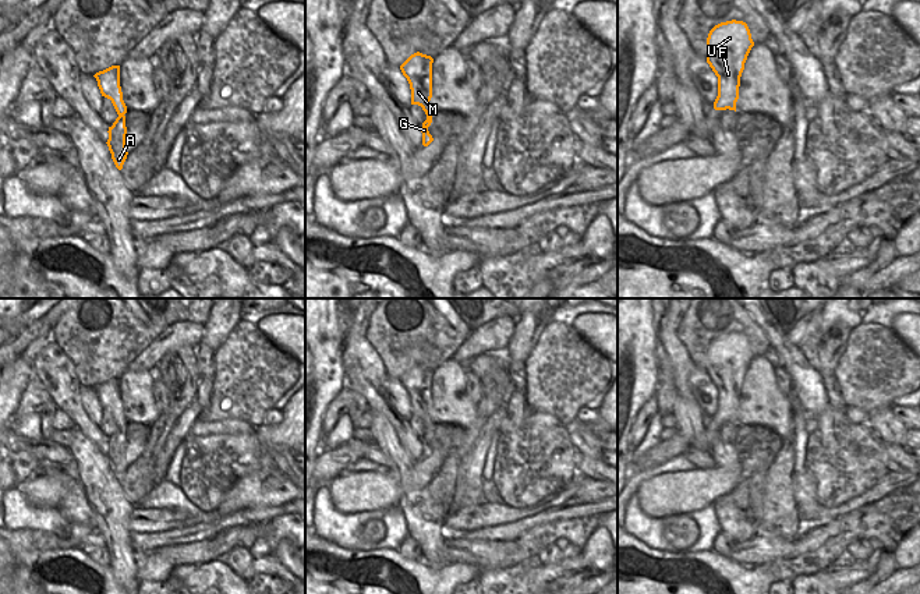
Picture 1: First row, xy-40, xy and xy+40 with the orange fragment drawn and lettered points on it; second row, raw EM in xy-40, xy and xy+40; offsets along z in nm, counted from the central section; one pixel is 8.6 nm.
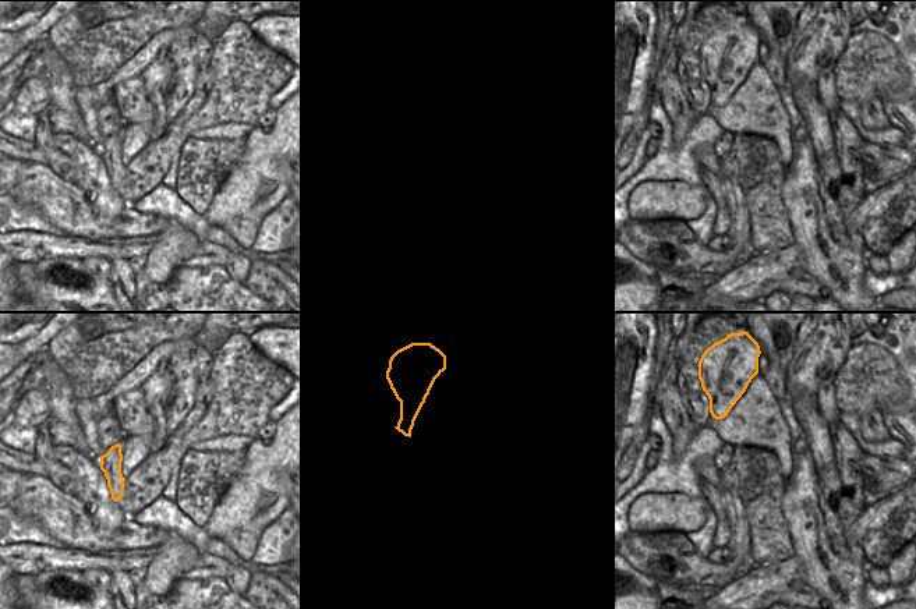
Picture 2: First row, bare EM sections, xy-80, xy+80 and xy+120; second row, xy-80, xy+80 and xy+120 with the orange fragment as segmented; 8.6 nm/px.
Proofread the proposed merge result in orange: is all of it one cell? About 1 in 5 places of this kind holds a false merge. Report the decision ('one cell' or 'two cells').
one cell

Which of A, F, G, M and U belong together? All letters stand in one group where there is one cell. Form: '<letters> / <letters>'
A F G M U

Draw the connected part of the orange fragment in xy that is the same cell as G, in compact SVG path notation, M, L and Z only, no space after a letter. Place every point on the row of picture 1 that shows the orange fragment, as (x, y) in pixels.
M417 52L400 66L403 75L410 84L411 105L421 106L427 114L427 120L421 127L424 146L428 146L434 141L428 131L432 123L432 114L435 113L429 103L432 98L432 63L434 59L431 56Z

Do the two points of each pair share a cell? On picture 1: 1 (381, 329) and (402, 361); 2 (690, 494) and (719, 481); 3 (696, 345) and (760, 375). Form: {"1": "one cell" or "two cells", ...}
{"1": "one cell", "2": "one cell", "3": "two cells"}

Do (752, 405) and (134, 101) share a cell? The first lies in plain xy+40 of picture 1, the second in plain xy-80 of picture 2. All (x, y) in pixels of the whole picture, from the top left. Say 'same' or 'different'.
same

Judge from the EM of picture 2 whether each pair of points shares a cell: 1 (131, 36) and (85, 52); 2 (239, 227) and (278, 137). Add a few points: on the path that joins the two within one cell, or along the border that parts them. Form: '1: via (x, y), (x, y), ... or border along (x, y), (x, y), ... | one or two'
1: via (120, 36), (101, 36), (96, 41) | one
2: via (240, 205), (258, 183), (266, 159) | one

